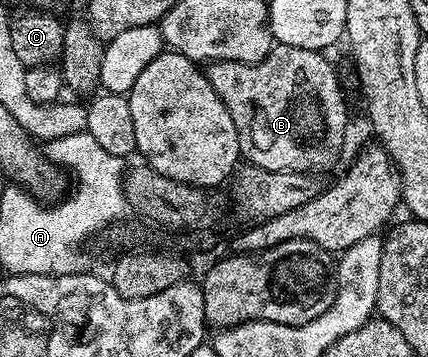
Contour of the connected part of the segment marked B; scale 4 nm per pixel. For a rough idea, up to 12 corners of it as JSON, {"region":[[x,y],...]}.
{"region":[[318,50],[212,62],[250,165],[338,160],[347,104]]}

